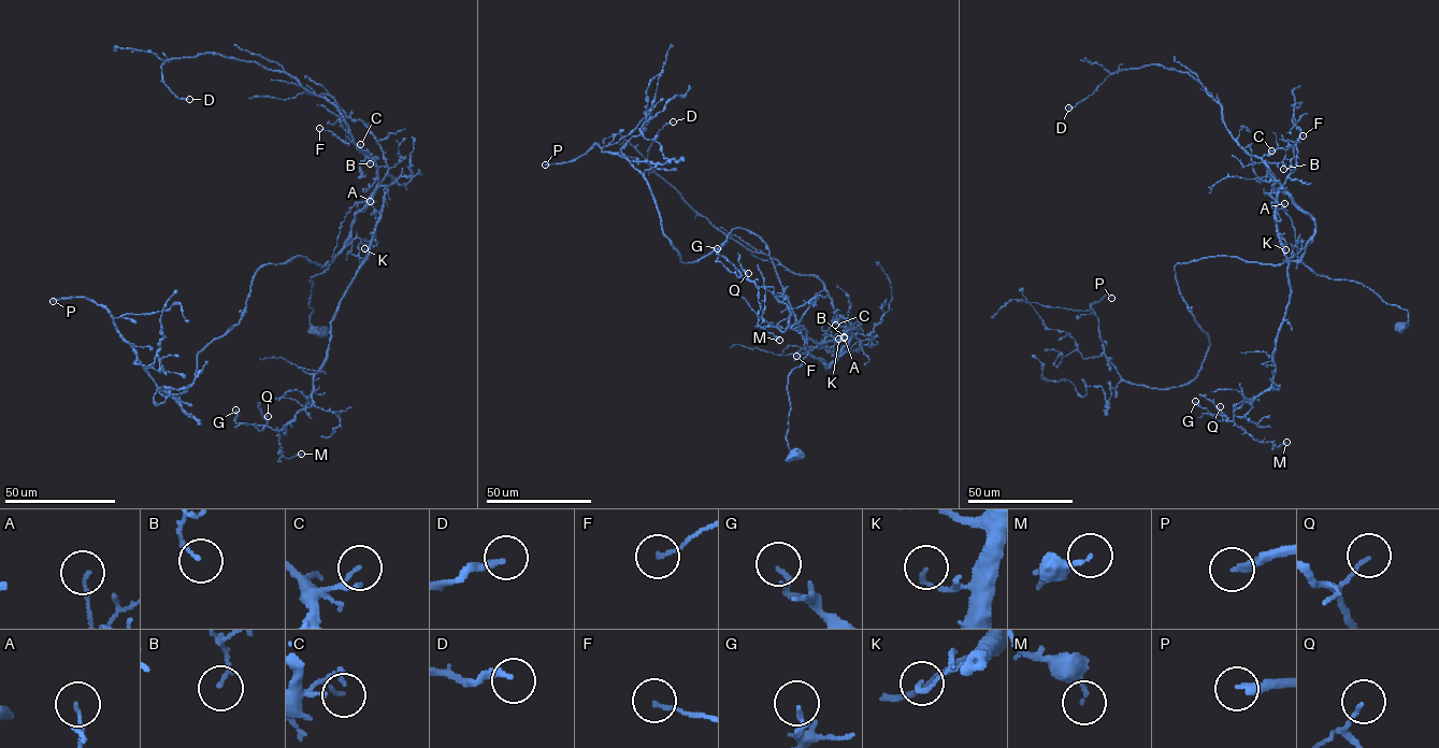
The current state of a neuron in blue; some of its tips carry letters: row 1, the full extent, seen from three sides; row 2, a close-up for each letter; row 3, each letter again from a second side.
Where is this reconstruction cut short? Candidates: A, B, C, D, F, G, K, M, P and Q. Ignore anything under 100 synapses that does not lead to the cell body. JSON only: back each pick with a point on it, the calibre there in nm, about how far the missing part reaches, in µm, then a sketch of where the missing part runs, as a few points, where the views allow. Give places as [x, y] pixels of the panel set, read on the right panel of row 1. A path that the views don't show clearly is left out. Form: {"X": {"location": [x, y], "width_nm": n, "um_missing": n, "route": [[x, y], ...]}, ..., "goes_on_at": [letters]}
{"P": {"location": [1111, 298], "width_nm": 240, "um_missing": 100, "route": [[1111, 298], [1094, 327], [1099, 360], [1095, 411], [1078, 420], [1068, 420], [1059, 414]]}, "goes_on_at": ["P"]}

